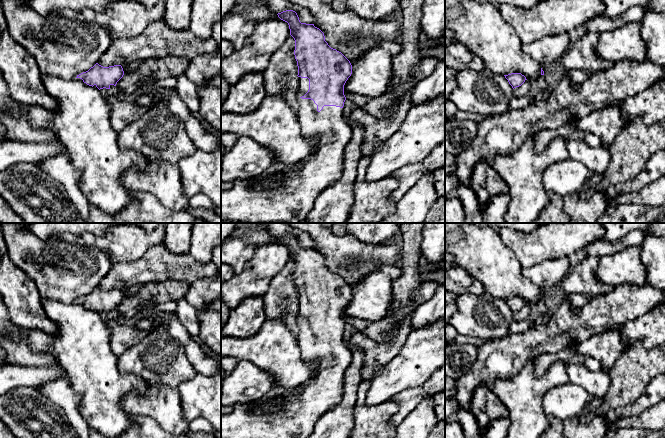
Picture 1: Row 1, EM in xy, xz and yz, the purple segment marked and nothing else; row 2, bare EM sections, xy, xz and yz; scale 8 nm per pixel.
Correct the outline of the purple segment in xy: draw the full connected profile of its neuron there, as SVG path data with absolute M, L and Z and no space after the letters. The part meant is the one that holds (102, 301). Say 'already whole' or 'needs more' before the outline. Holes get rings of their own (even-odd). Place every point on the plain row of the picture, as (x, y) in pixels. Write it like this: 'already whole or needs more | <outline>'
needs more | M96 287L88 295L77 299L76 303L99 314L106 312L113 315L123 299L124 295L121 289L103 291Z

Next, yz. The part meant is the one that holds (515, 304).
already whole | M511 297L504 300L508 304L509 308L512 310L513 313L521 310L527 304L526 301L521 297Z

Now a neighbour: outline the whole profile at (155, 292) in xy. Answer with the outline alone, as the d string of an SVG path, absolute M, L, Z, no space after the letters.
M166 280L162 282L149 282L141 290L117 306L115 314L130 320L139 313L142 306L149 303L165 303L170 300L179 301L185 298L190 289L190 284L180 280Z

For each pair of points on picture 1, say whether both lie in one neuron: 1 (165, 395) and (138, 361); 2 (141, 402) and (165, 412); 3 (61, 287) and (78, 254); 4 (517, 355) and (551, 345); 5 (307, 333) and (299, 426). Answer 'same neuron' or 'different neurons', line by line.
1: different neurons
2: same neuron
3: same neuron
4: same neuron
5: same neuron

